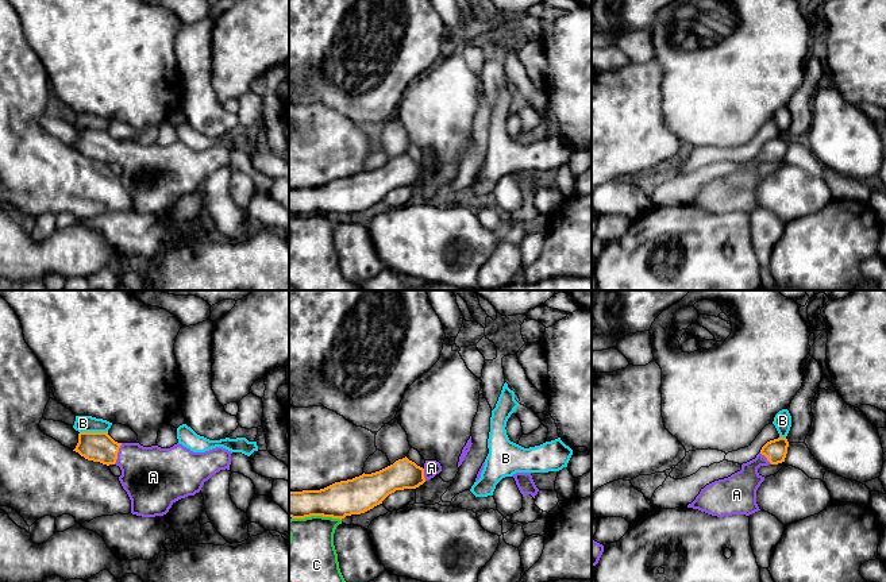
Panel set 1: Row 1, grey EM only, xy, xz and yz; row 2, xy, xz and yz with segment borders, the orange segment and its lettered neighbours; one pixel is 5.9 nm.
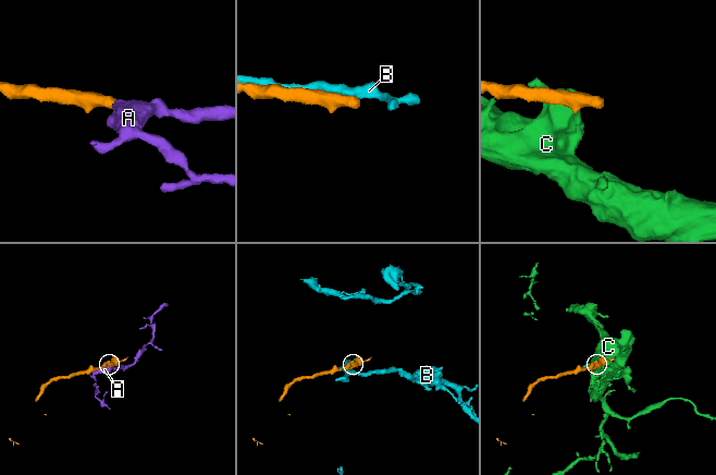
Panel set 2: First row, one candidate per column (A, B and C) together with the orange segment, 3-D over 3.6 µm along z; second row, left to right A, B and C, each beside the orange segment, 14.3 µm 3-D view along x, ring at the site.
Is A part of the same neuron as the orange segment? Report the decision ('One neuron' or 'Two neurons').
One neuron

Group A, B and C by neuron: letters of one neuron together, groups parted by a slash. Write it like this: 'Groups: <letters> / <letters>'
Groups: A / B / C

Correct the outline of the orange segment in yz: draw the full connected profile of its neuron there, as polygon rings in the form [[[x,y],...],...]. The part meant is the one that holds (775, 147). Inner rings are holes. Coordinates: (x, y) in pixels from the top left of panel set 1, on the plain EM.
[[[786,135],[767,139],[755,157],[741,162],[740,169],[701,186],[687,205],[717,215],[732,212],[750,213],[760,208],[756,201],[756,188],[764,178],[764,174],[758,170],[758,166],[785,159],[787,144],[789,139]]]

